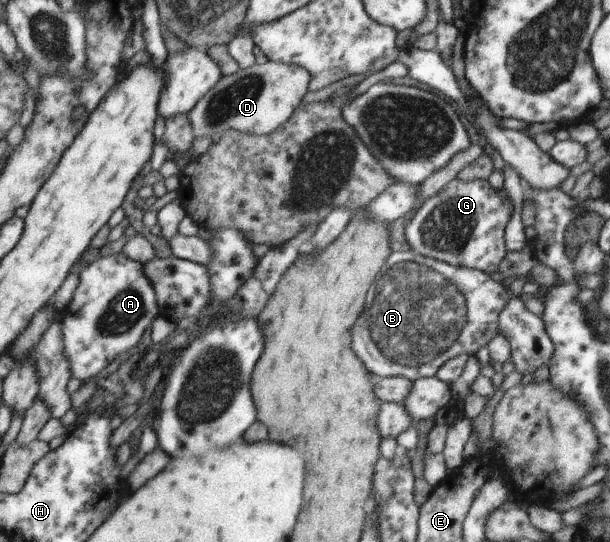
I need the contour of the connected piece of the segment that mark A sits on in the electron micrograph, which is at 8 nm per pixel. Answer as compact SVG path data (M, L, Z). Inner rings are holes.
M122 253L100 258L98 262L90 264L80 276L80 284L75 291L73 301L66 309L64 316L64 344L66 356L72 364L74 378L90 380L102 374L112 362L116 362L124 352L132 350L152 324L152 320L160 312L159 301L150 280L144 276L142 264L128 260Z

